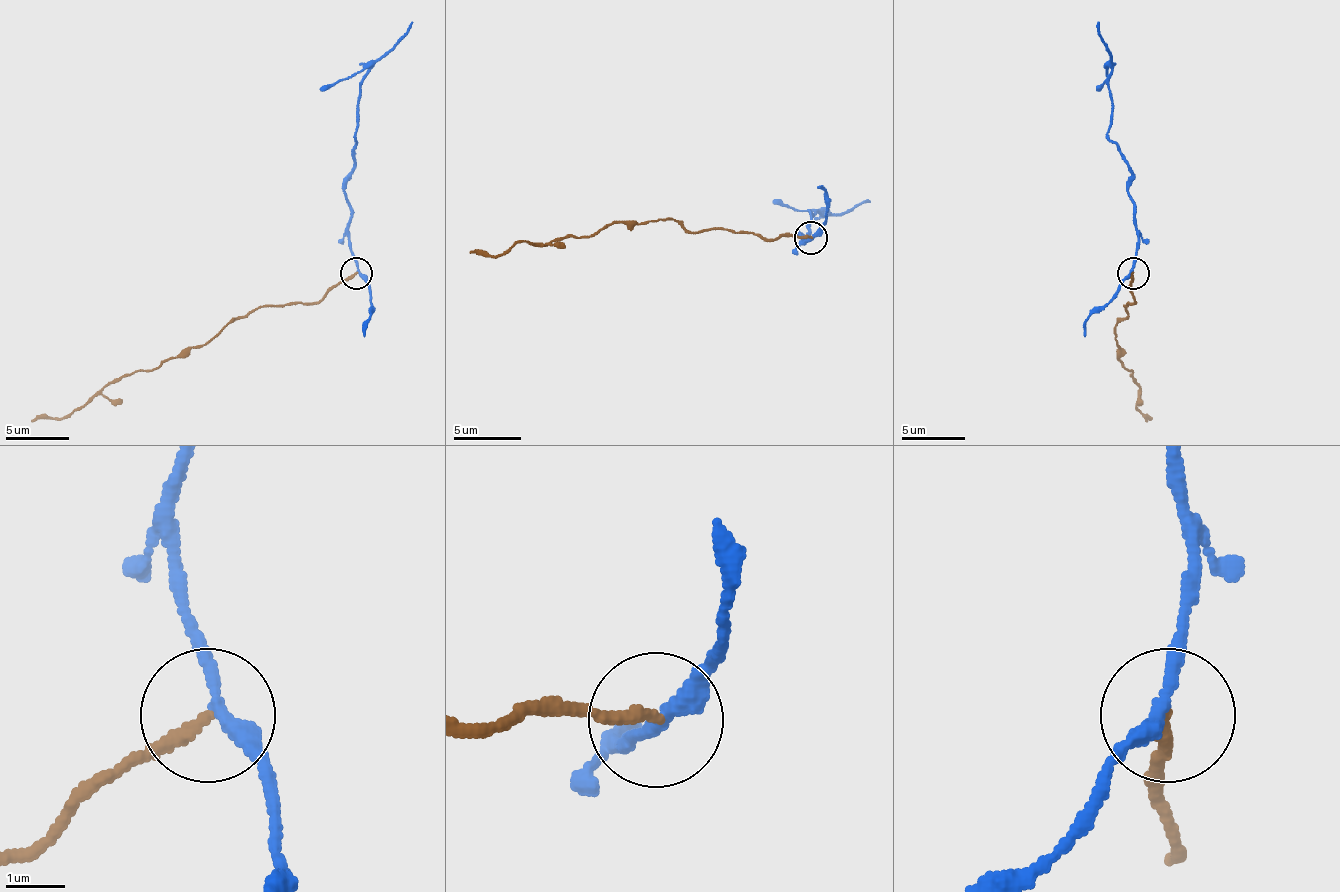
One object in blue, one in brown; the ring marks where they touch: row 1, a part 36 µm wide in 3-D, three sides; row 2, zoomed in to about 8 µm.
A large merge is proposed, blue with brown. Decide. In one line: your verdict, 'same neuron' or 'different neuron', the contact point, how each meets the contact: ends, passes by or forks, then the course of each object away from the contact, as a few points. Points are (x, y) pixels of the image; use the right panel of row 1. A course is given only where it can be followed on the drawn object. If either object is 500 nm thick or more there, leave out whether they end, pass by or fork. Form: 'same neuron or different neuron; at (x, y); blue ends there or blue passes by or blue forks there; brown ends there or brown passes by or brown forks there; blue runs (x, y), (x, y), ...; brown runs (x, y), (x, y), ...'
different neuron; at (1133, 273); blue passes by; brown ends there; blue runs (1134, 272), (1137, 221), (1124, 154), (1108, 138), (1111, 51), (1102, 42), (1098, 22); brown runs (1134, 272), (1134, 304), (1124, 307), (1127, 317), (1114, 330), (1118, 358), (1134, 371), (1146, 422)

